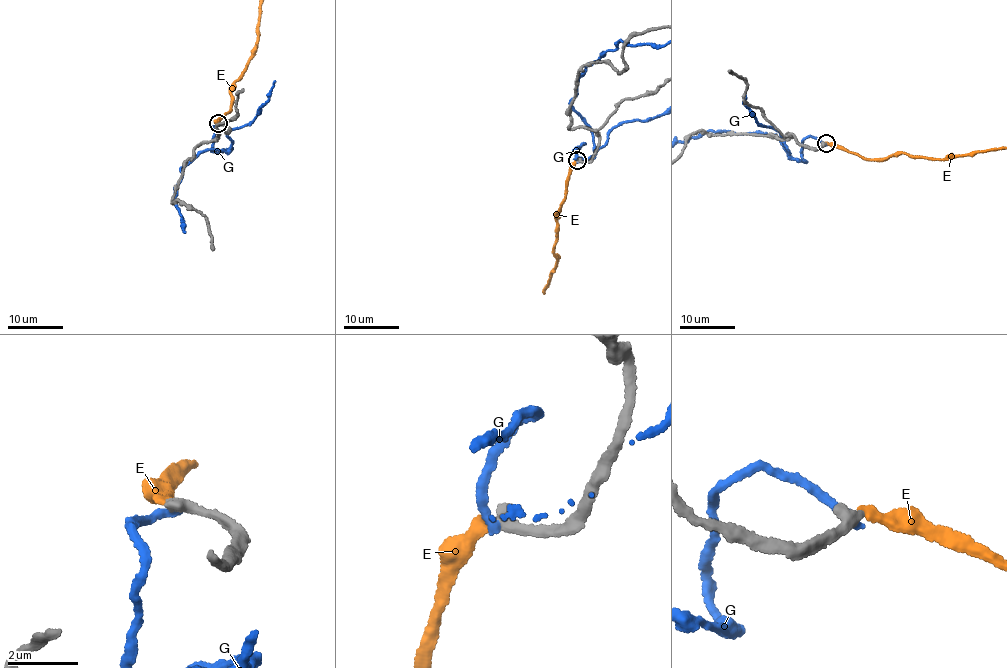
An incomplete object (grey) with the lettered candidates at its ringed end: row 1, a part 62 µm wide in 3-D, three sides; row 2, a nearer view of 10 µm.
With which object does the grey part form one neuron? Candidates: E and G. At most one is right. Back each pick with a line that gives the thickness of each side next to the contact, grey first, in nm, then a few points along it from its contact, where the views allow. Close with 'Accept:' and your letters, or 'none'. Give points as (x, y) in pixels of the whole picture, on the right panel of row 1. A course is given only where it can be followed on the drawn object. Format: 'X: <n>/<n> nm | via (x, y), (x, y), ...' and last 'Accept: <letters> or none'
E: 360/280 nm
Accept: E

